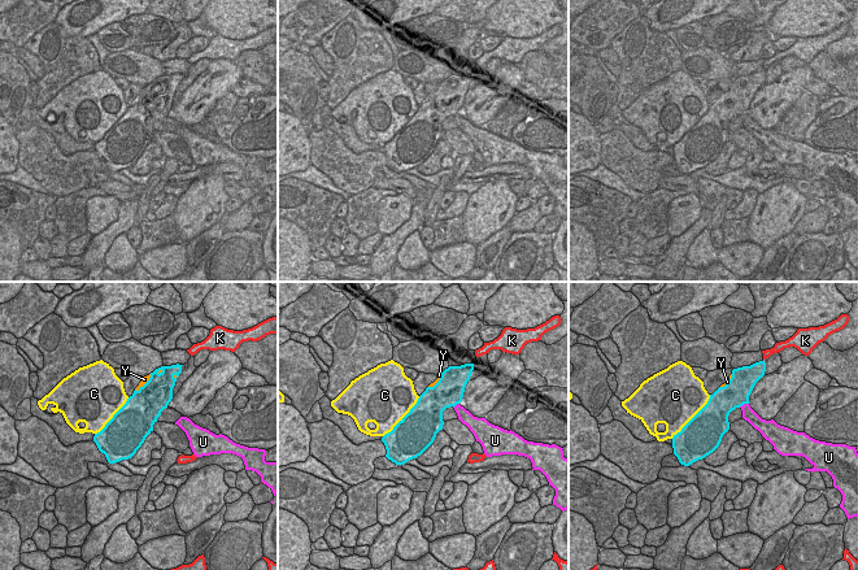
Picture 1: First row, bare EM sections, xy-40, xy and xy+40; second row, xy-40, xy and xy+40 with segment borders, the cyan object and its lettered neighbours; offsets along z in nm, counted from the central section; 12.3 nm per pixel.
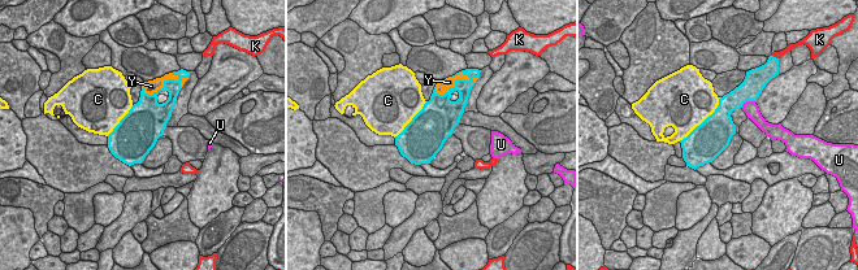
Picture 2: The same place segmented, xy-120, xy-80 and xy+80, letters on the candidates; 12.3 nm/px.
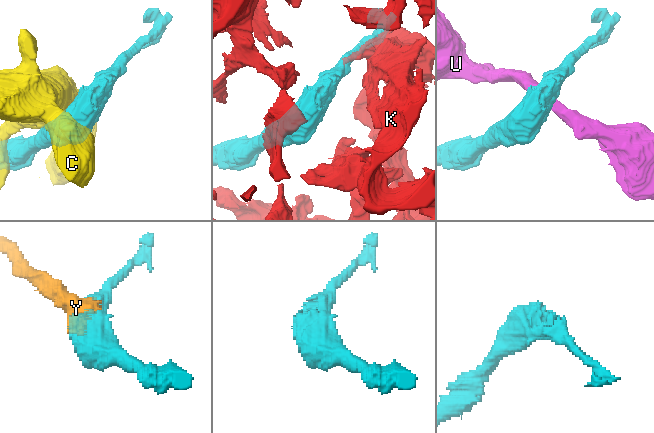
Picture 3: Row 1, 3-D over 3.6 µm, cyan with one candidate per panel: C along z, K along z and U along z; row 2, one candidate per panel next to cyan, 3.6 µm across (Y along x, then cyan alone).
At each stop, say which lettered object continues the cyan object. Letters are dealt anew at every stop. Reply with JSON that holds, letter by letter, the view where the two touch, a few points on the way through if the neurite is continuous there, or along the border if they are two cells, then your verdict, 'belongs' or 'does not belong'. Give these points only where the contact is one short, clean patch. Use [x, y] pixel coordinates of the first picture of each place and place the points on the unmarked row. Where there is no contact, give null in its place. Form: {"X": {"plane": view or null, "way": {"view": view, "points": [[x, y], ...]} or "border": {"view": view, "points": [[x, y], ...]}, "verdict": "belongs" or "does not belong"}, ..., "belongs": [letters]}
{"C": {"plane": "xy+40", "verdict": "does not belong"}, "K": {"plane": "xy+40", "verdict": "does not belong"}, "U": {"plane": "xy+40", "verdict": "does not belong"}, "Y": {"plane": "xy-40", "verdict": "belongs"}, "belongs": ["Y"]}

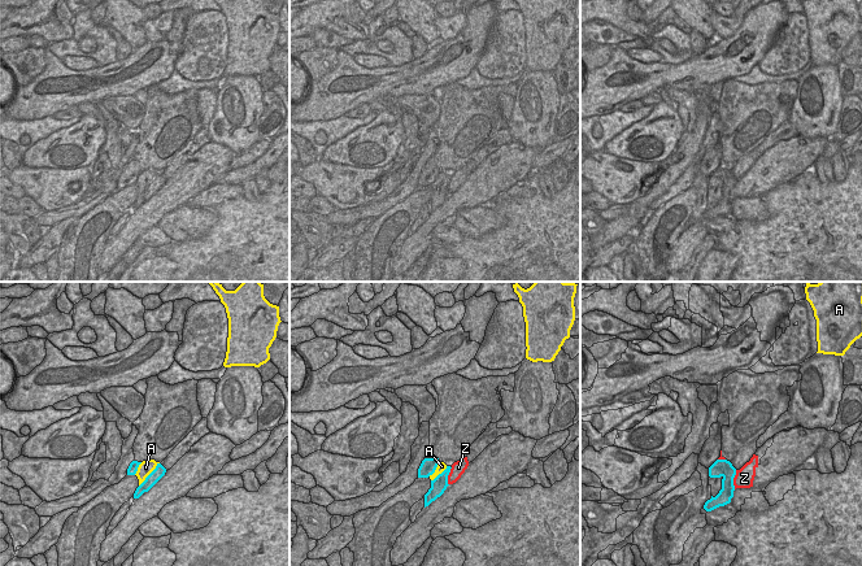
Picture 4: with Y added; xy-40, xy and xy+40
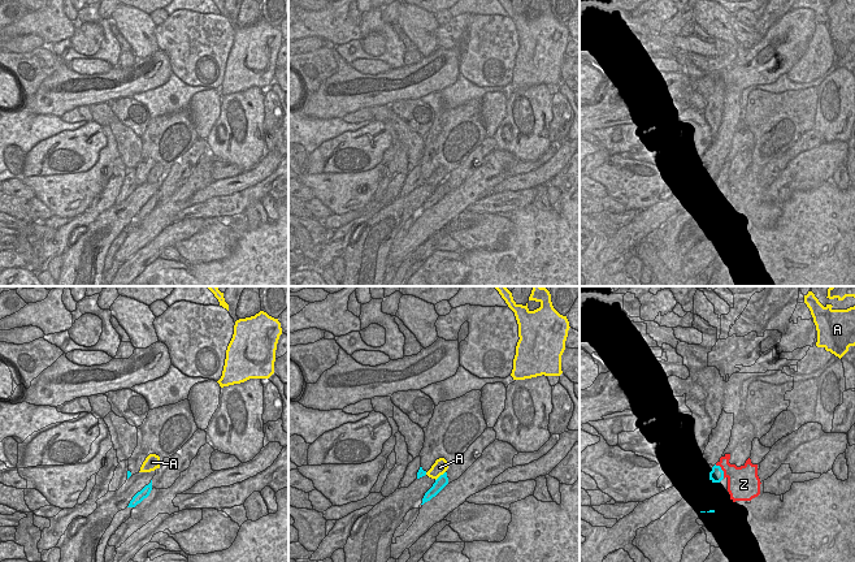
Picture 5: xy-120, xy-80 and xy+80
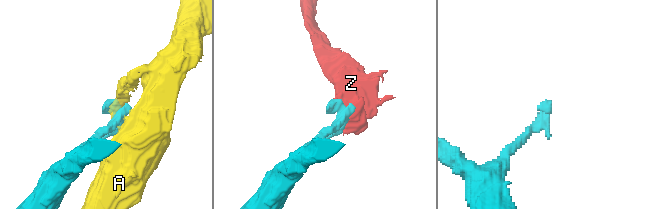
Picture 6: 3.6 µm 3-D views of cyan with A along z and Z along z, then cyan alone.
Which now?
{"A": {"plane": "xy-40", "border": {"view": "xy-40", "points": [[159, 172], [139, 195]]}, "verdict": "does not belong"}, "Z": {"plane": "xy+40", "verdict": "does not belong"}, "belongs": []}

